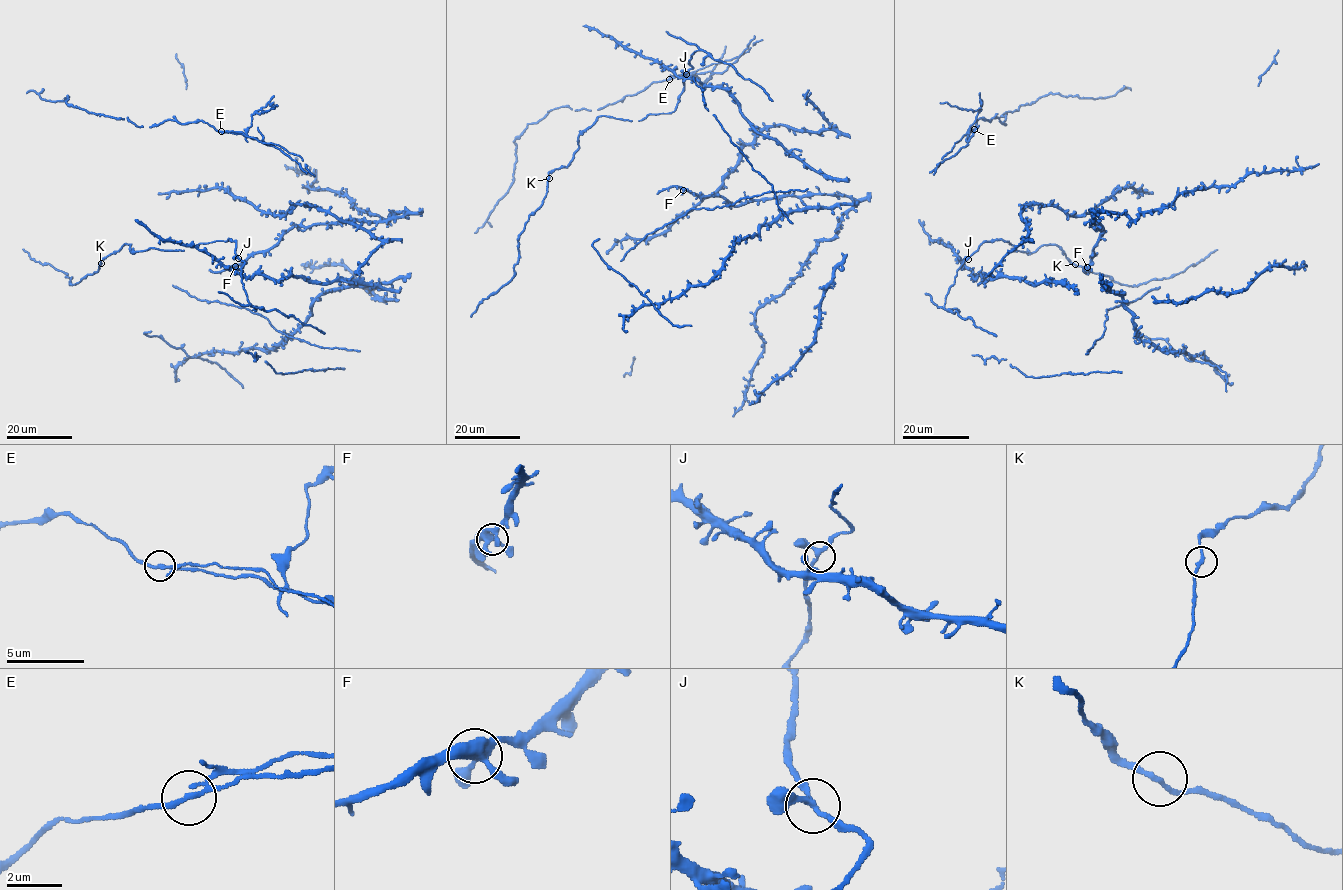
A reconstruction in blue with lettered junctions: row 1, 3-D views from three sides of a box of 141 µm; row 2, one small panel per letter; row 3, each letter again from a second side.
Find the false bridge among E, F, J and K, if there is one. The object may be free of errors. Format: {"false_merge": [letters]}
{"false_merge": ["E"]}

